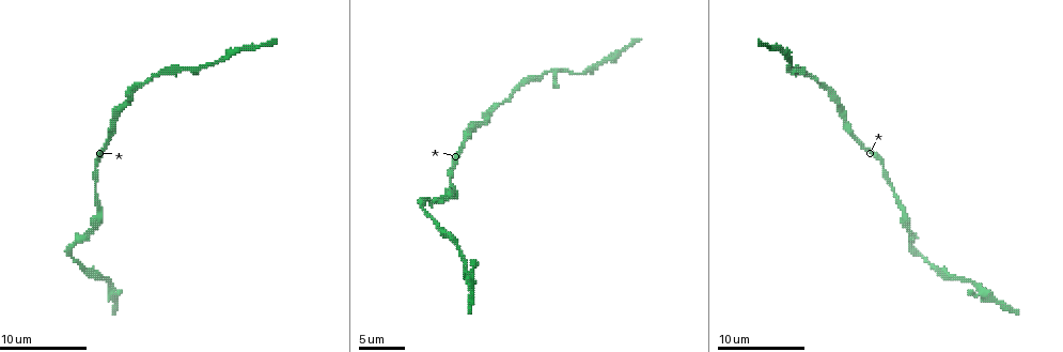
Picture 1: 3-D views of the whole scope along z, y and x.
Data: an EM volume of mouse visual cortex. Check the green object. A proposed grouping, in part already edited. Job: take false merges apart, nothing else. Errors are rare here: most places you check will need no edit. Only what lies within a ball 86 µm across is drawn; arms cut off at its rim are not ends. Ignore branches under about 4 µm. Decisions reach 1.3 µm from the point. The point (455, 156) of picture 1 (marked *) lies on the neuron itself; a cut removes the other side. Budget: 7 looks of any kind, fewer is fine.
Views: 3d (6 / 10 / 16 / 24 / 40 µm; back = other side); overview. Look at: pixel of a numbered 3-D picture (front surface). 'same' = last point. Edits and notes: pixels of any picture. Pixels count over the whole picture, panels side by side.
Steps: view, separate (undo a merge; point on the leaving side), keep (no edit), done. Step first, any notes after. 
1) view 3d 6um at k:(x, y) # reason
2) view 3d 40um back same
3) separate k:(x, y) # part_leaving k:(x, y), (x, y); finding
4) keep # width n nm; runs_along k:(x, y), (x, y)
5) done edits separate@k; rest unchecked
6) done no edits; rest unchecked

view 3d 10um at 1:(853, 132) # thick turns thin

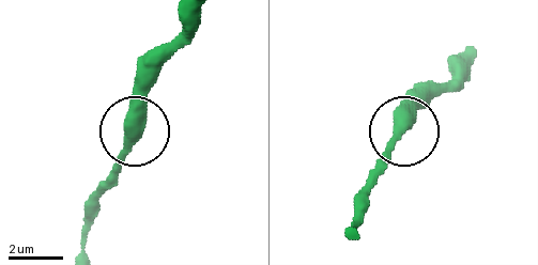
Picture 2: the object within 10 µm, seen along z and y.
view 3d 10um back at 2:(400, 127) # from behind

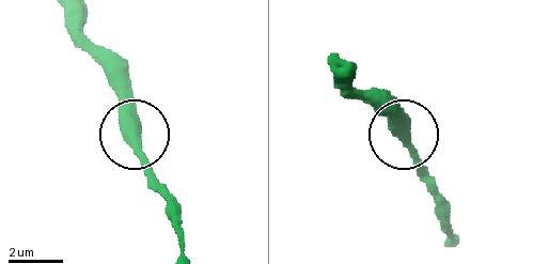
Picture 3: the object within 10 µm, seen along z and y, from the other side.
keep # continuous, no second neuron

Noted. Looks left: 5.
view 3d 10um at 1:(827, 88) # sudden change in width

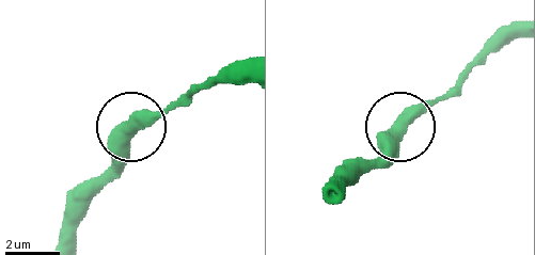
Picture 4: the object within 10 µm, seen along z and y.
view 3d 6um at 4:(135, 127)

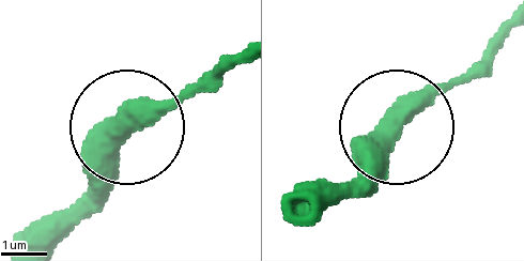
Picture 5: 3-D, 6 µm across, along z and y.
keep # width 470 nm; runs_along 5:(308, 224), (384, 136), (495, 47); one neuron here

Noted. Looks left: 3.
view 3d 6um at 1:(539, 77) # calibre changes

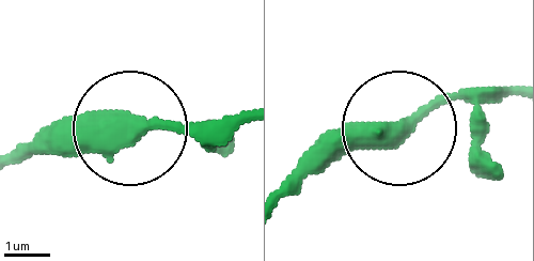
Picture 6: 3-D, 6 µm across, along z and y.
keep # runs_along 6:(21, 162), (136, 131), (236, 131); all the same neuron

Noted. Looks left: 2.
done no edits; rest unchecked

